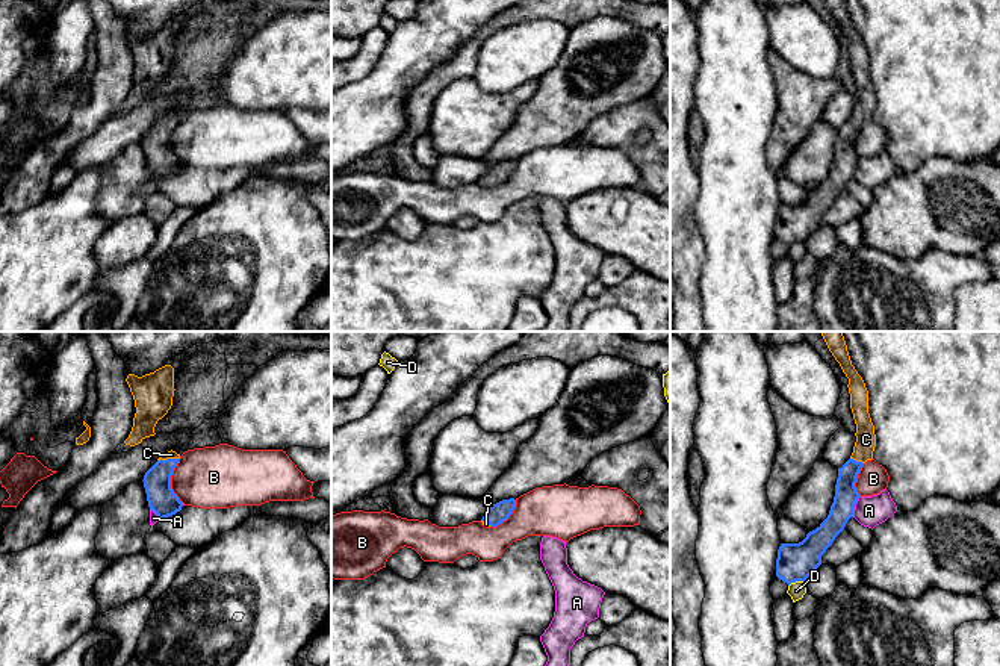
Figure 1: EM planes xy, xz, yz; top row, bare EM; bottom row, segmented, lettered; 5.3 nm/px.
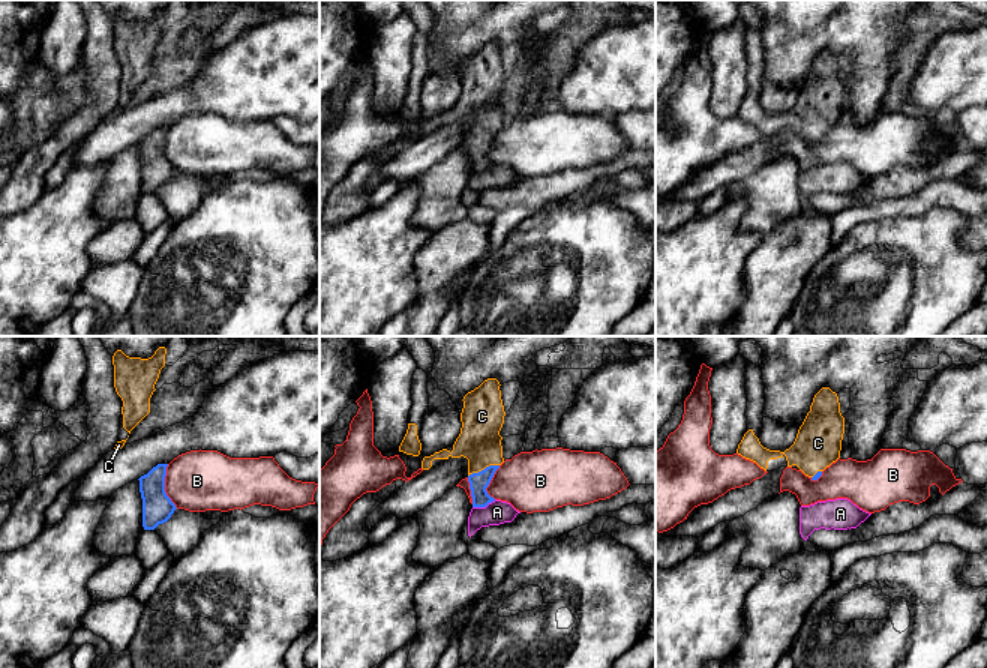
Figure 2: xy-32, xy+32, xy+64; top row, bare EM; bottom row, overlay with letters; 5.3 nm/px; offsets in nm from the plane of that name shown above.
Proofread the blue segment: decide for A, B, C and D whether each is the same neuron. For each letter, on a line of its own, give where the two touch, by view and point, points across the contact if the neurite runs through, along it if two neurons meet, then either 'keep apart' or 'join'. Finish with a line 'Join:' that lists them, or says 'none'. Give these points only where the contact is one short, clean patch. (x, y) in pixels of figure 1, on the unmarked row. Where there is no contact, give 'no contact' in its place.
A: meets blue in yz at (854, 168); border along yz (860, 158), (852, 177); keep apart
B: meets blue in xy at (170, 143); border along xy (177, 120), (171, 136), (171, 152), (183, 164); keep apart
C: meets blue in yz at (855, 121); runs through yz (846, 156), (846, 138), (855, 121), (861, 115), (866, 100); join
D: meets blue in yz at (796, 241); keep apart
Join: C

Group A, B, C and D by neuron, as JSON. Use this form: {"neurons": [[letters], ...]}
{"neurons": [["A"], ["B"], ["C"], ["D"]]}

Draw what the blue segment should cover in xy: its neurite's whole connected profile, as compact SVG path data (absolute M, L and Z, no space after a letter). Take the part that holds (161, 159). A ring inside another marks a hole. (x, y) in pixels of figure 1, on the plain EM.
M171 110L162 115L144 136L148 168L157 176L157 182L175 176L183 168L171 150L171 136L179 120L180 115Z

